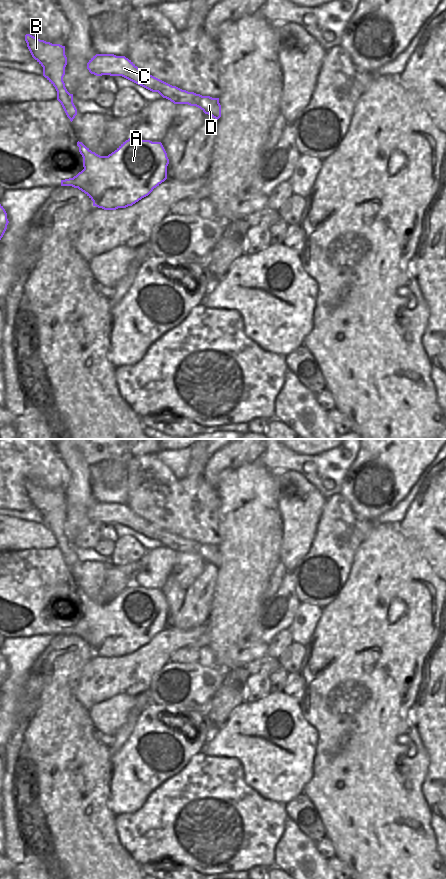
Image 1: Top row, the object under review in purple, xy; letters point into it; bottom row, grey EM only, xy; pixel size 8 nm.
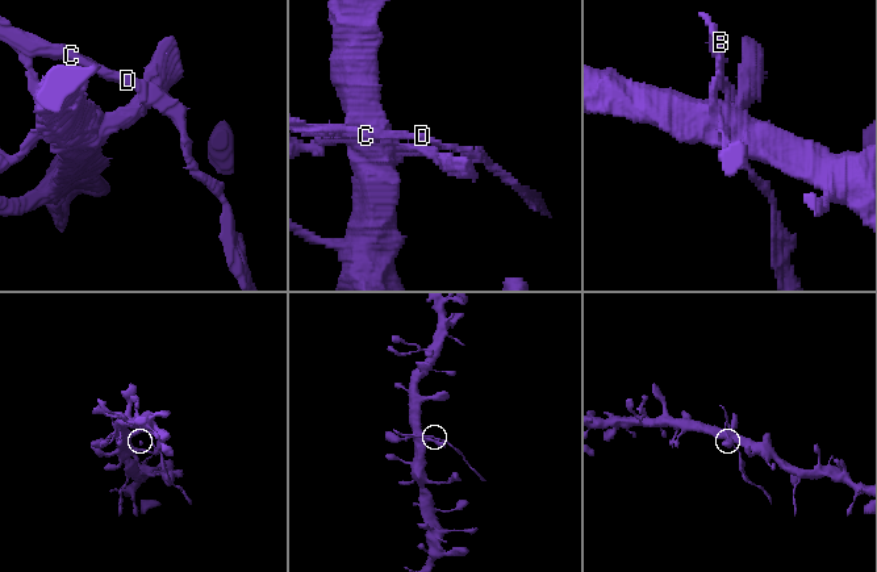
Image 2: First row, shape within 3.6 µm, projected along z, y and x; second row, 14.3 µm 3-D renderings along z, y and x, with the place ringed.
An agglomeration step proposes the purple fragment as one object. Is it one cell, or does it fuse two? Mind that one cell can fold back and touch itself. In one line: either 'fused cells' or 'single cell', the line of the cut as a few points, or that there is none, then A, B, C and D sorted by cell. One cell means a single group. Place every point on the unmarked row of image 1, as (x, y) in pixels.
fused cells; cut in xy along (84, 593), (79, 596); A / B C D

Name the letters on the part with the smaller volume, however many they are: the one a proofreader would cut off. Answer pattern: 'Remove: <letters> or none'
Remove: B, C, D

